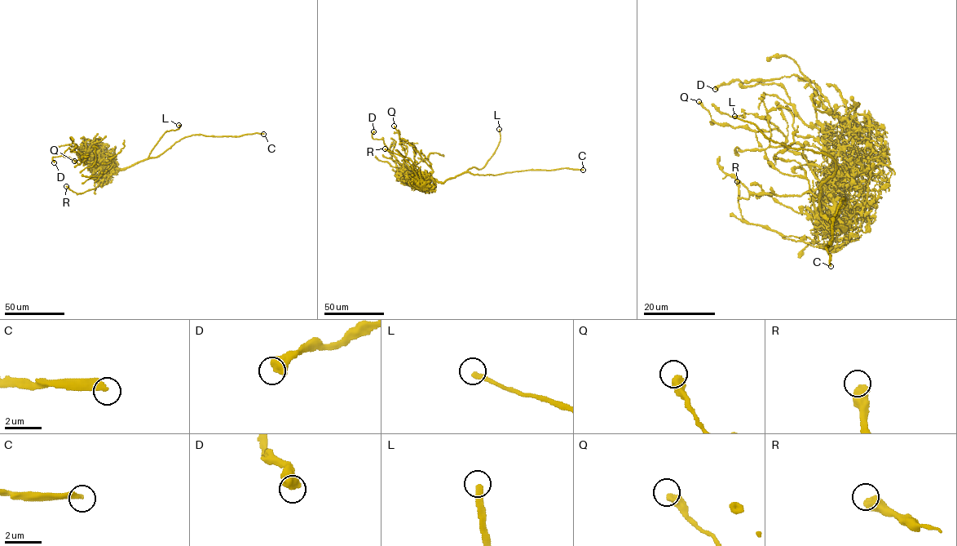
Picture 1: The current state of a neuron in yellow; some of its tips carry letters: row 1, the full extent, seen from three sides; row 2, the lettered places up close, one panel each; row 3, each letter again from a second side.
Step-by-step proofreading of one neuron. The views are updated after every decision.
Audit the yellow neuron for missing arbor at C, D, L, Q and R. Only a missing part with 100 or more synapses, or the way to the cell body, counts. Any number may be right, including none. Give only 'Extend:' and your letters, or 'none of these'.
Extend: C, L

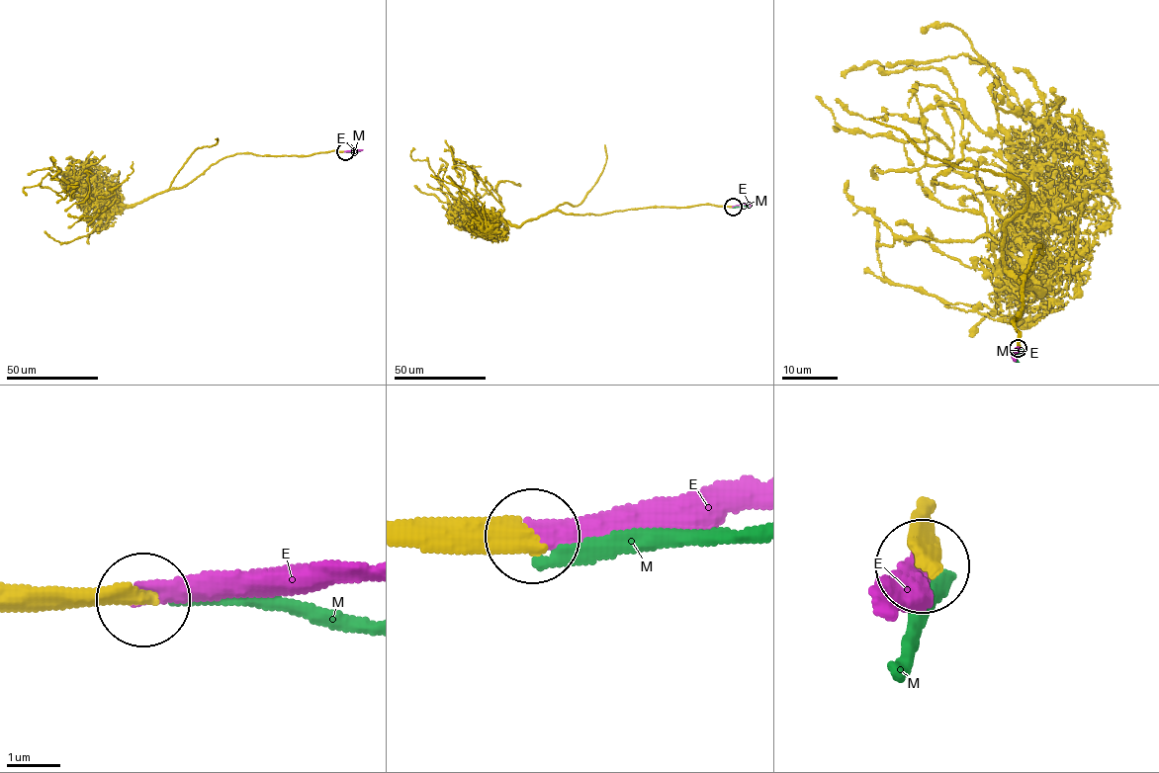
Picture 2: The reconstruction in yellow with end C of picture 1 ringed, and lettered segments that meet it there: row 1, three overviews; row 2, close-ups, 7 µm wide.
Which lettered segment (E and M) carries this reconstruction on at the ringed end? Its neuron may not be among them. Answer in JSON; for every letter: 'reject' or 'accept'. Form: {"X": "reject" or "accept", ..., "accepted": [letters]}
{"E": "accept", "M": "reject", "accepted": ["E"]}

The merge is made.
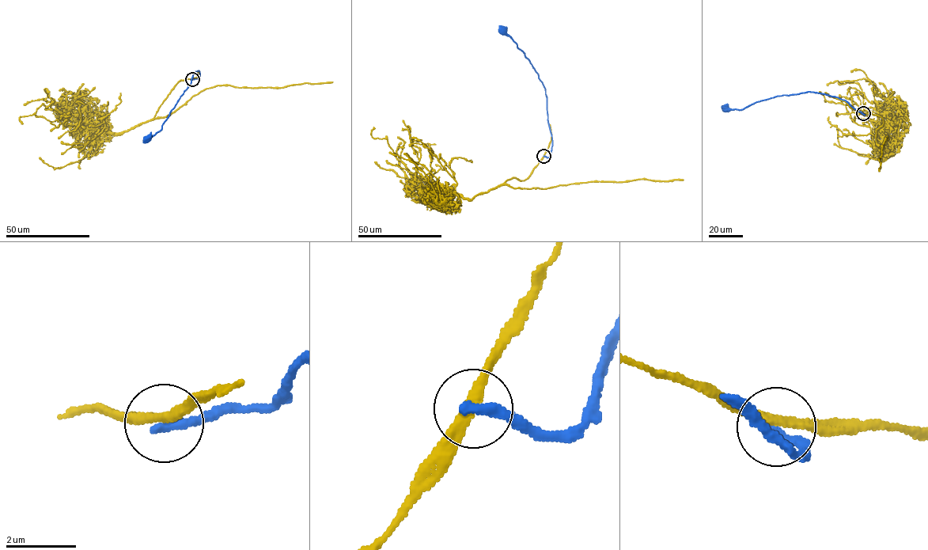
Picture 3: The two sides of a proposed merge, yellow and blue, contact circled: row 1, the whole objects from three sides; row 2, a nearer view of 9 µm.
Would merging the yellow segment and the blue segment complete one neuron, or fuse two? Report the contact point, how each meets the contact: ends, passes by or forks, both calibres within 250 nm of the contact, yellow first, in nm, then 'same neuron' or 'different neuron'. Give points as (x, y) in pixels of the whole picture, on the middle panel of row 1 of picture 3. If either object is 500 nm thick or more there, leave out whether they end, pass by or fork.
place (543, 156); yellow passes by; blue ends; calibres 280 and 320 nm; different neuron

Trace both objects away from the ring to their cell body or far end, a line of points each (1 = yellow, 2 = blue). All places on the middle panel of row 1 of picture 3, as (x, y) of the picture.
1: (543, 156), (528, 178), (513, 177), (464, 199), (438, 187), (426, 189), (387, 139), (372, 136), (374, 127)
2: (543, 156), (548, 157), (552, 144), (545, 89), (524, 53), (501, 29)

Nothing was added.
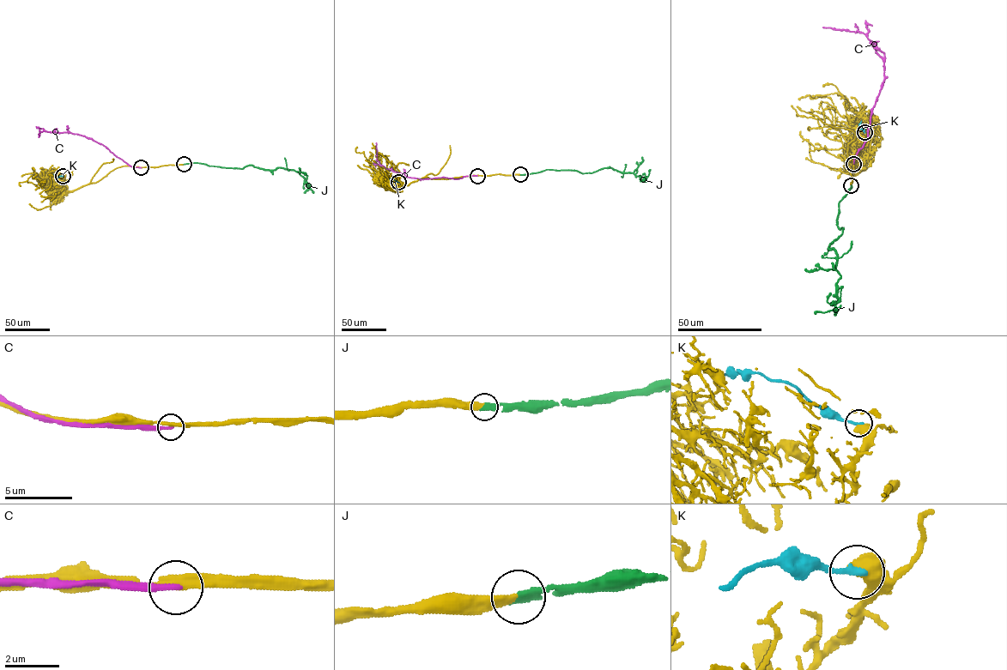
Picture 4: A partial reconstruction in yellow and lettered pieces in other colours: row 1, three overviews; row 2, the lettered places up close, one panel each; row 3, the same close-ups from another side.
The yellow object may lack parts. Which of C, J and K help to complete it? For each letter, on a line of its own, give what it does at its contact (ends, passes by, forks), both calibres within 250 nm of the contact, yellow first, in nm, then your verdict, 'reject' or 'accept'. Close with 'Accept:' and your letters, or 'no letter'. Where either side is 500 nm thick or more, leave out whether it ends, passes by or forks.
C: it ends | 280/240 nm | reject
J: it ends | 360/380 nm | accept
K: 650/220 nm | reject
Accept: J

